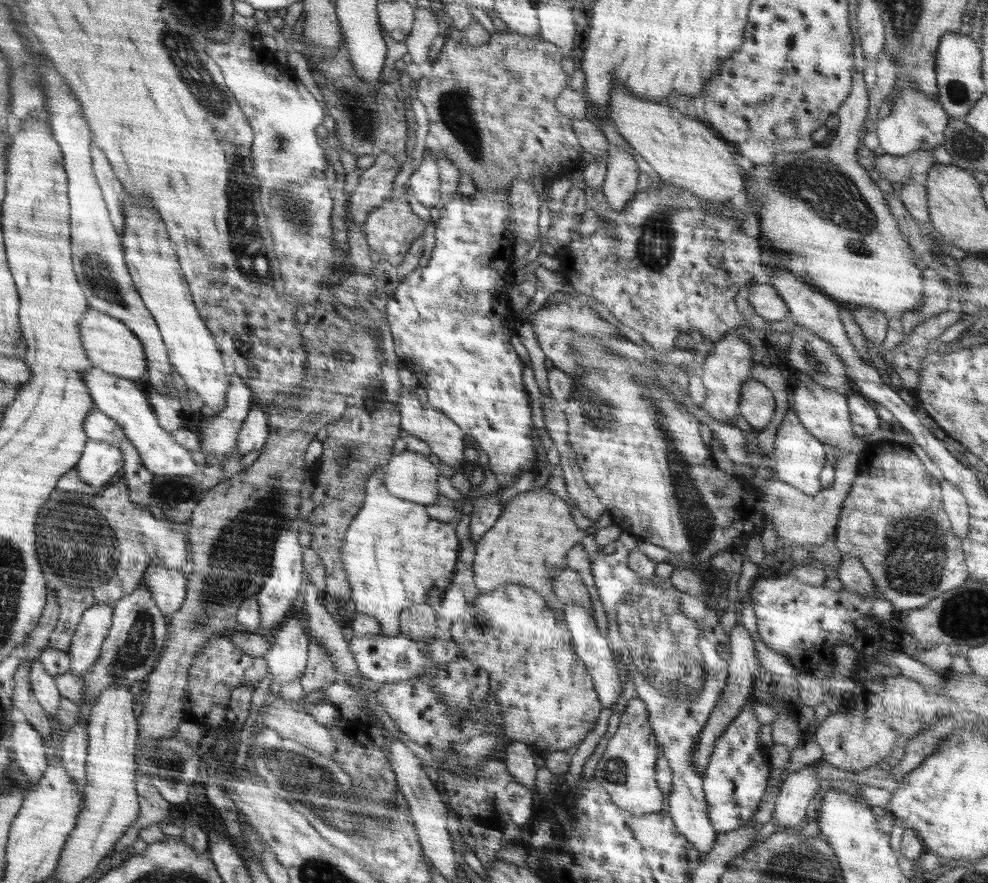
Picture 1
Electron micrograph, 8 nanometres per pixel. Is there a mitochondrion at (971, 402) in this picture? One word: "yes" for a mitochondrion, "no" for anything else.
yes

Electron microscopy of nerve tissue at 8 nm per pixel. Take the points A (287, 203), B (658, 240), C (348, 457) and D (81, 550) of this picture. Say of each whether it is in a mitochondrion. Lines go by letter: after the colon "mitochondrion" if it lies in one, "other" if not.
A: mitochondrion
B: mitochondrion
C: mitochondrion
D: mitochondrion

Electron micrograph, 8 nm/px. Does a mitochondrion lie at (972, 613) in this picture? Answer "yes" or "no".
yes

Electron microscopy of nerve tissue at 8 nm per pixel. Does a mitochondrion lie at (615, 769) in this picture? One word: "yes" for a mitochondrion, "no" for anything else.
yes

